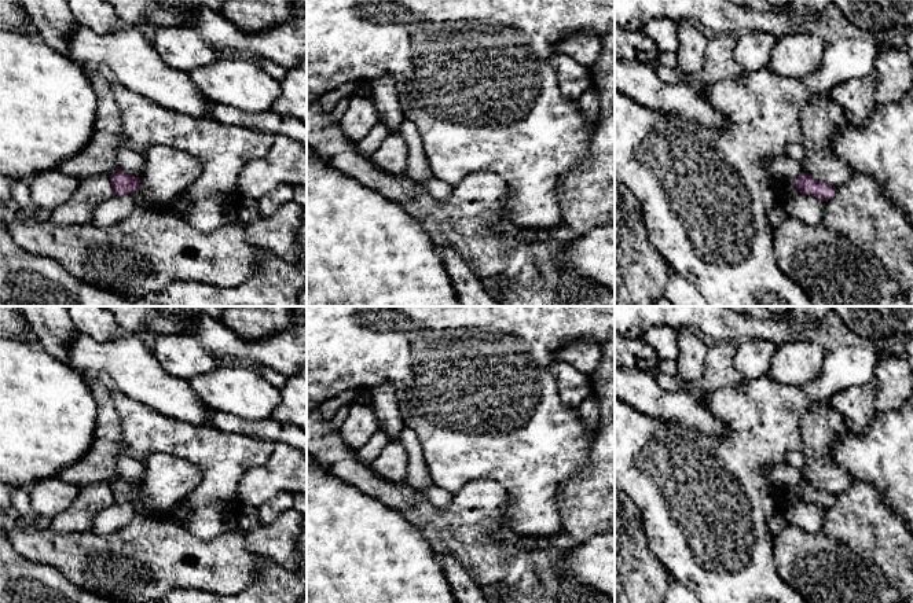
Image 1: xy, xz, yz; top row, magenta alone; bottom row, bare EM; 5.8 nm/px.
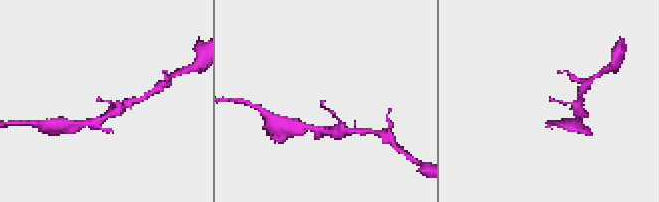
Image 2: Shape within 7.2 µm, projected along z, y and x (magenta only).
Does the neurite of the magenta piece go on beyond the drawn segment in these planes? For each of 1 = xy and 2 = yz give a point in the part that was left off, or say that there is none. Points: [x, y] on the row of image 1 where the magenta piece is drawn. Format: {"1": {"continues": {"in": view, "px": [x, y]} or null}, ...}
{"1": {"continues": null}, "2": {"continues": null}}

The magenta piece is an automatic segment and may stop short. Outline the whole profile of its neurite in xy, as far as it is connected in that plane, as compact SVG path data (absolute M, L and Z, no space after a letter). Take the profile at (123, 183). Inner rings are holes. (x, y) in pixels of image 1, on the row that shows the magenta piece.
M118 170L110 176L110 181L113 184L113 195L126 195L136 191L140 179Z

